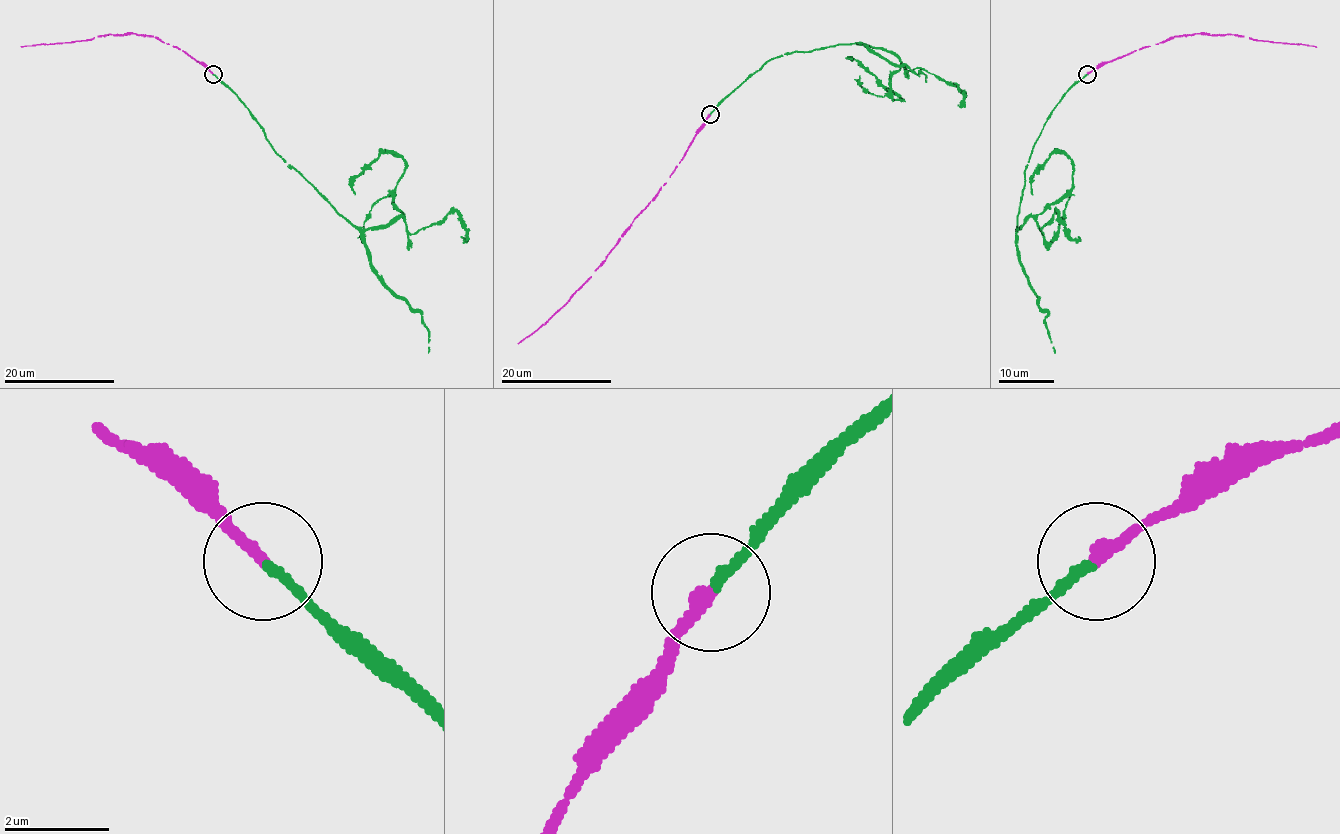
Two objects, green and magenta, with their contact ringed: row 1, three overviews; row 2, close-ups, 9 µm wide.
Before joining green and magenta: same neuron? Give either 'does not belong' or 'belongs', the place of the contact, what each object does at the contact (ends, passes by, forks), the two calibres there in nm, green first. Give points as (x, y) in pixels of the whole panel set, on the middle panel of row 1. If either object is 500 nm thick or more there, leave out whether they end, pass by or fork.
belongs; at (710, 114); green ends there; magenta ends there; 180 nm thick on the green side, 240 nm on the other

